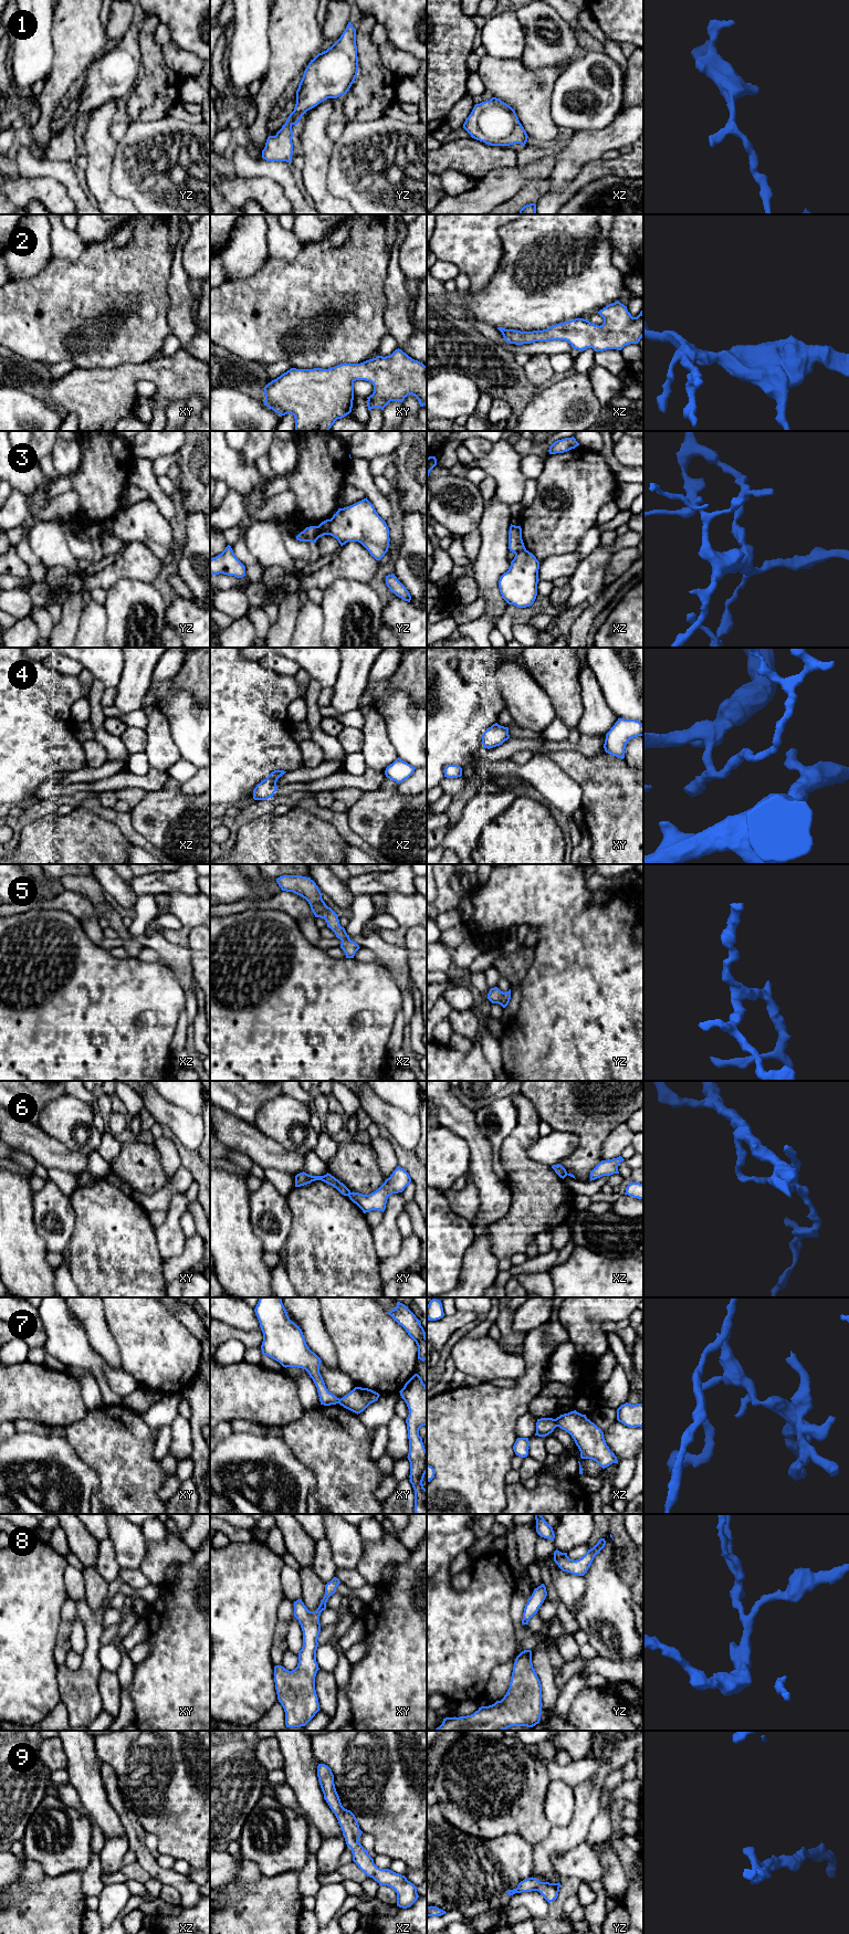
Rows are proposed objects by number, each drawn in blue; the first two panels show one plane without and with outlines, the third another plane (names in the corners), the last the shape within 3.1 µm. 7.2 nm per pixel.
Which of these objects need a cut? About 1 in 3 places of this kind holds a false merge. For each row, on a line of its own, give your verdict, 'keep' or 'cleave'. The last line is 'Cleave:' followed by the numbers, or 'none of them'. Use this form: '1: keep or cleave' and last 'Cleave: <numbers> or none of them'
1: keep
2: keep
3: cleave
4: keep
5: keep
6: cleave
7: cleave
8: keep
9: keep
Cleave: 3, 6, 7

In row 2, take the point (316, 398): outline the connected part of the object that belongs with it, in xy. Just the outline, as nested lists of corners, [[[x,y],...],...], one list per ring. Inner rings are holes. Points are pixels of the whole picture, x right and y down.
[[[399,348],[390,356],[377,356],[360,364],[345,362],[328,369],[291,368],[264,387],[263,402],[281,416],[293,414],[295,431],[328,431],[337,419],[352,412],[356,380],[366,380],[374,386],[374,392],[367,397],[369,411],[374,408],[384,410],[390,401],[402,402],[408,395],[415,396],[420,407],[427,404],[427,366]]]

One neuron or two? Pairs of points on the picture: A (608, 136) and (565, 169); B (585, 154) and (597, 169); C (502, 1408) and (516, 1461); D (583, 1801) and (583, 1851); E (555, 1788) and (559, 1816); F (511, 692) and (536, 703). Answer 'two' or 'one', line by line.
A: one
B: two
C: two
D: two
E: one
F: one

